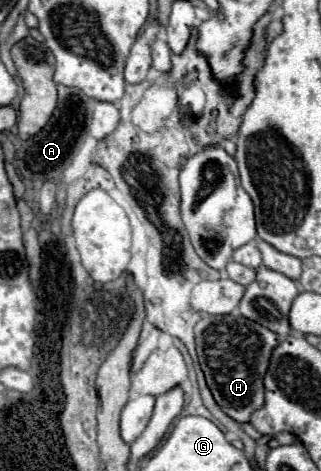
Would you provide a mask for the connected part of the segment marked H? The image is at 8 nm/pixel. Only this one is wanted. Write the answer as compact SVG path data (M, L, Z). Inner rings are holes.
M204 315L196 323L194 333L200 367L214 399L228 417L248 421L250 415L264 403L262 379L268 369L270 353L280 343L280 337L242 315Z

